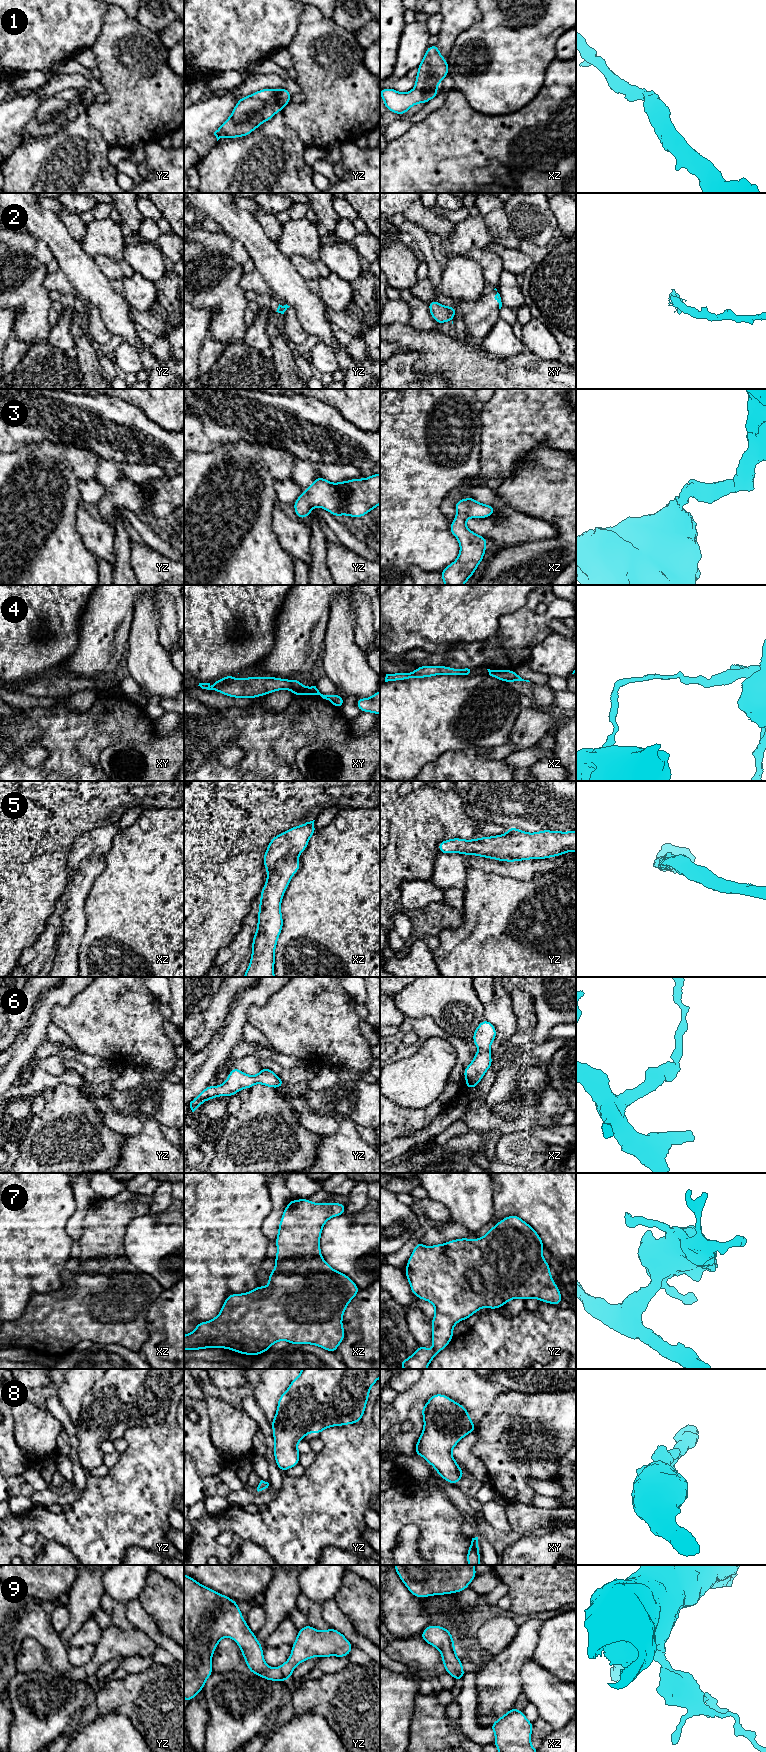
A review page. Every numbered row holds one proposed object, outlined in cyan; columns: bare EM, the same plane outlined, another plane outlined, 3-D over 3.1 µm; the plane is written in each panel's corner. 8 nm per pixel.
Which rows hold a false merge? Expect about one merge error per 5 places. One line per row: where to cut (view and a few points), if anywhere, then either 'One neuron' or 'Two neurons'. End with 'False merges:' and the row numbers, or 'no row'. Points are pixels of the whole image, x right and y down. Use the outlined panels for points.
1: No split. One neuron
2: Split along yz (282, 306), (284, 311). Two neurons
3: No split. One neuron
4: Split along xy (302, 685), (293, 691). Two neurons
5: No split. One neuron
6: No split. One neuron
7: No split. One neuron
8: No split. One neuron
9: No split. One neuron
False merges: 2, 4

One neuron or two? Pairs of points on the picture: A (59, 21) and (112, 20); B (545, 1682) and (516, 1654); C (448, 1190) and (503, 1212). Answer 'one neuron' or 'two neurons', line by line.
A: two neurons
B: two neurons
C: two neurons

